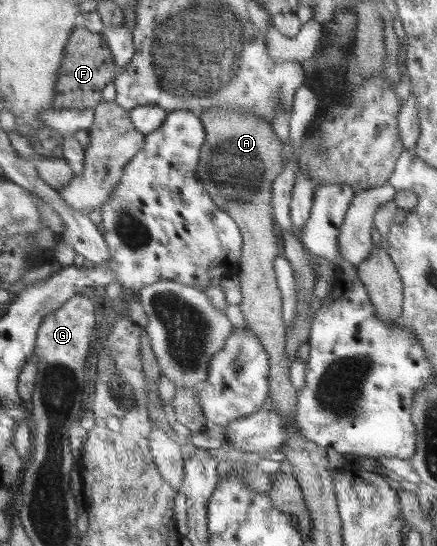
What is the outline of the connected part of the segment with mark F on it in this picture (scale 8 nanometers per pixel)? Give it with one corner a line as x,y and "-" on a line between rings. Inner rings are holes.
75,26
70,33
70,39
62,53
62,65
58,69
54,103
52,109
95,108
102,99
102,89
113,81
118,74
111,49
101,33
91,32
80,26

